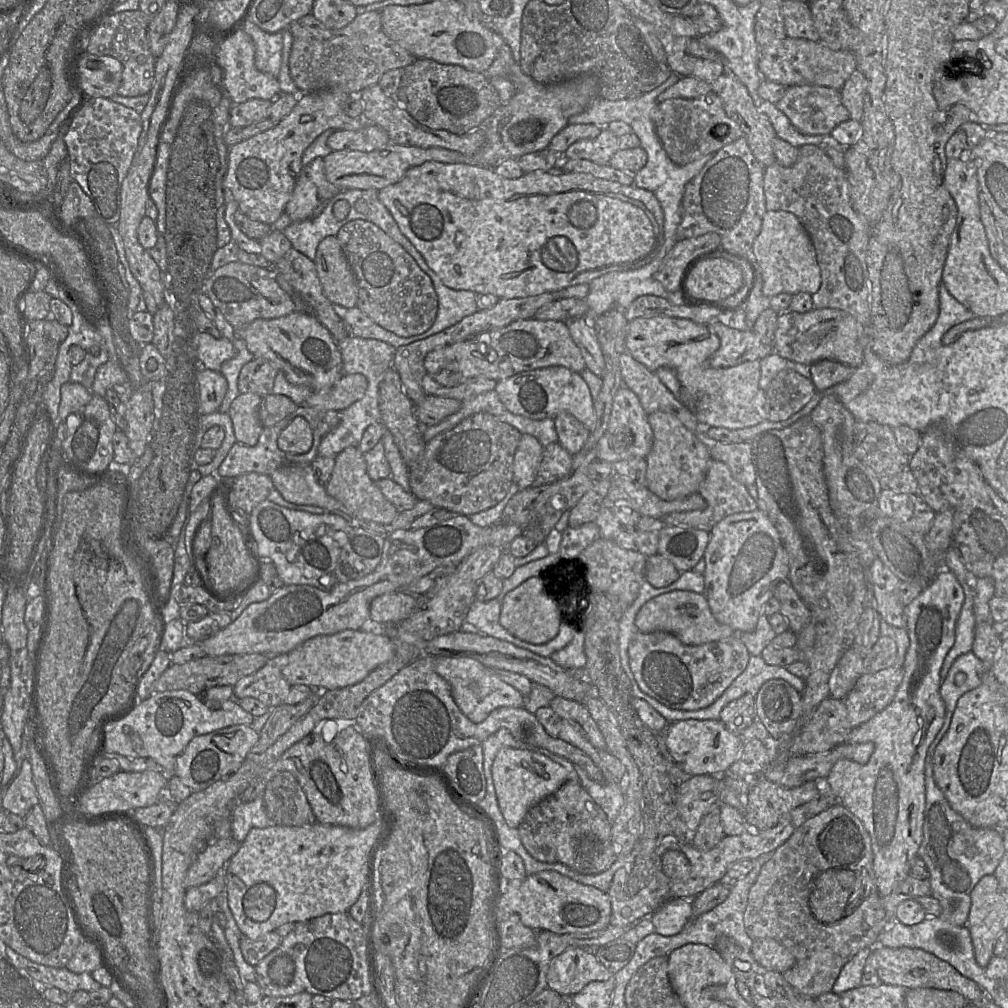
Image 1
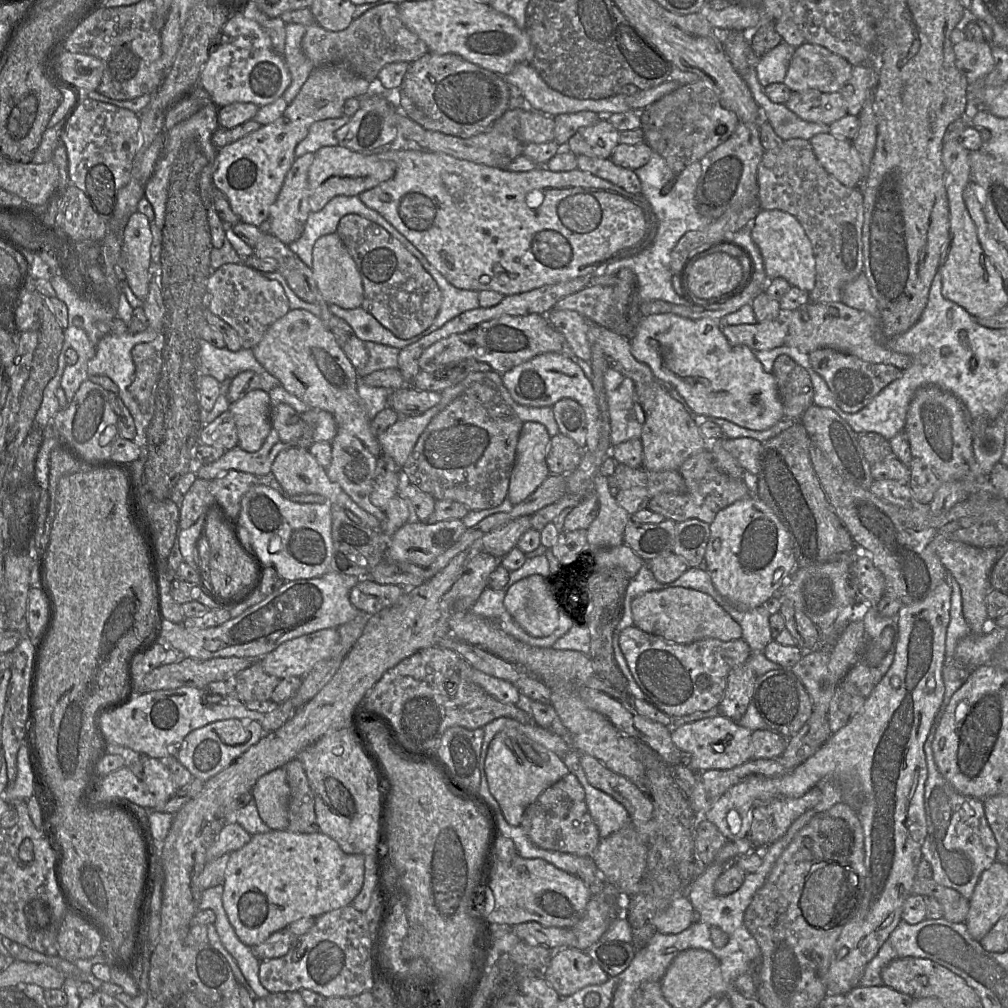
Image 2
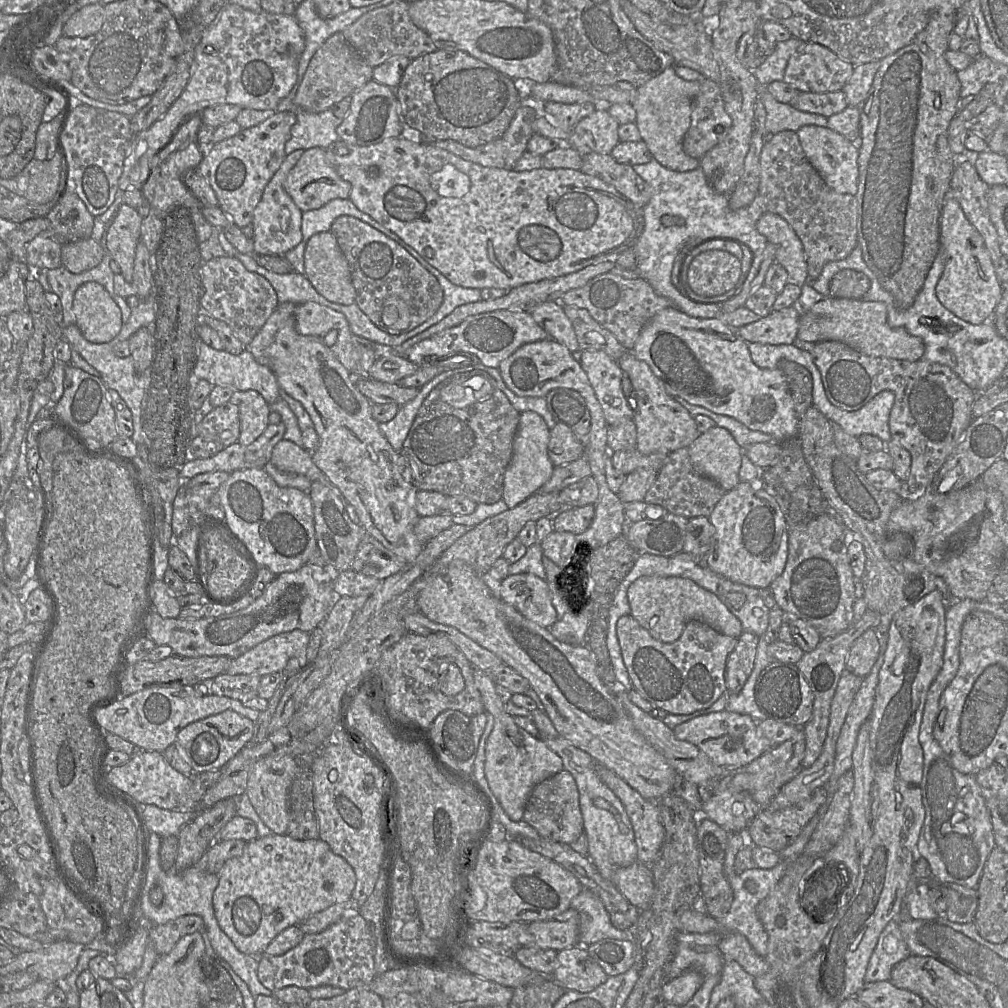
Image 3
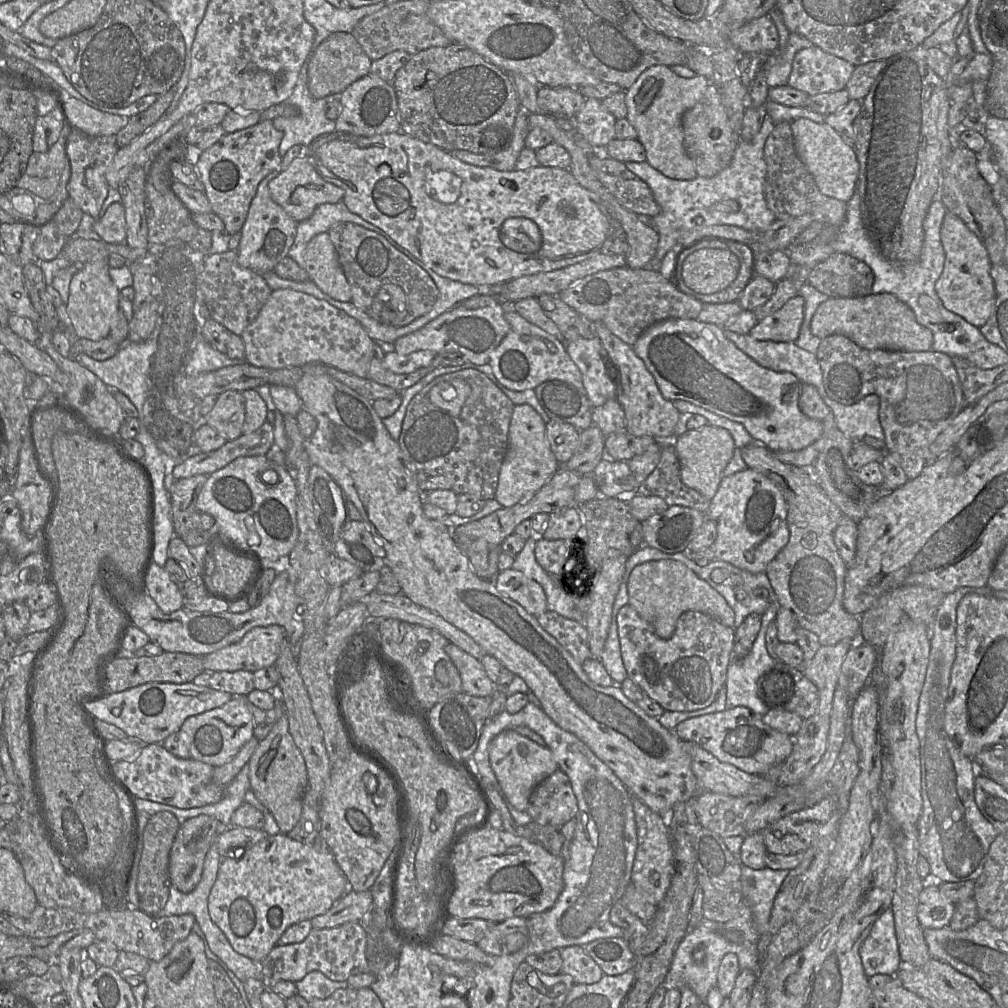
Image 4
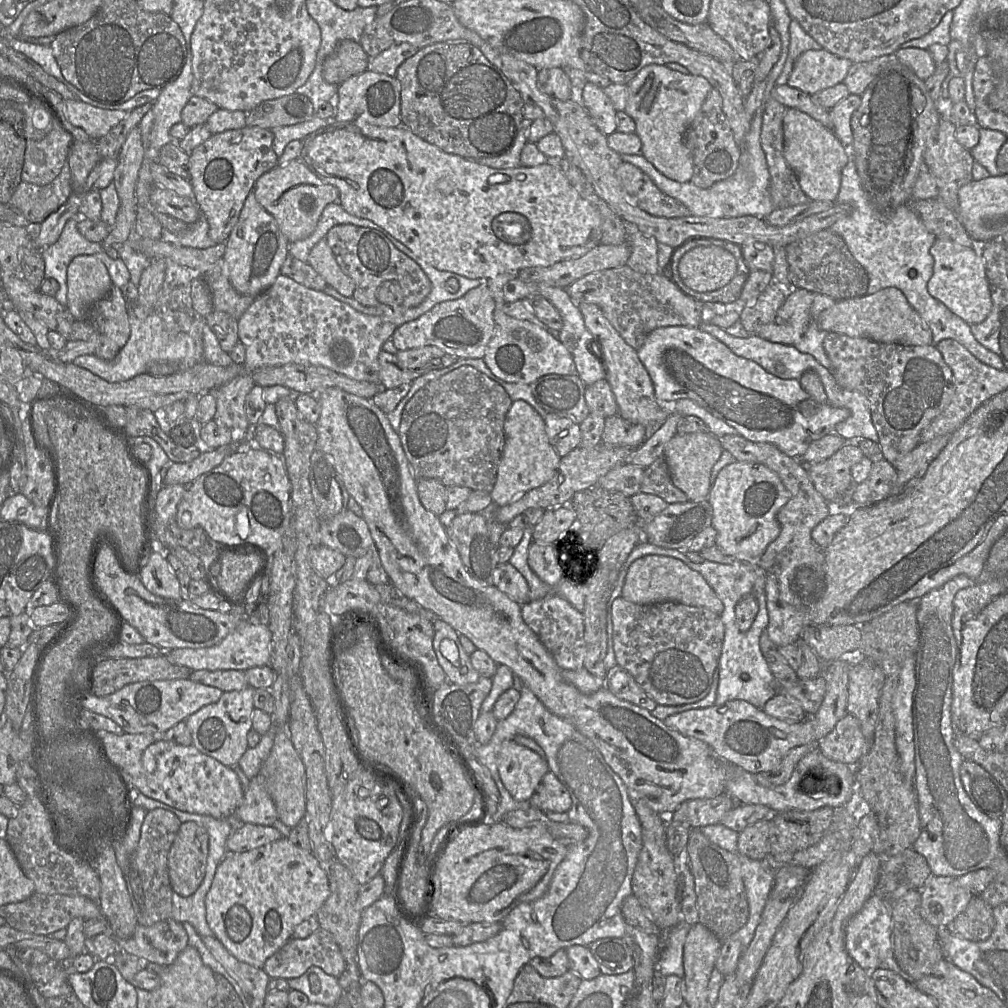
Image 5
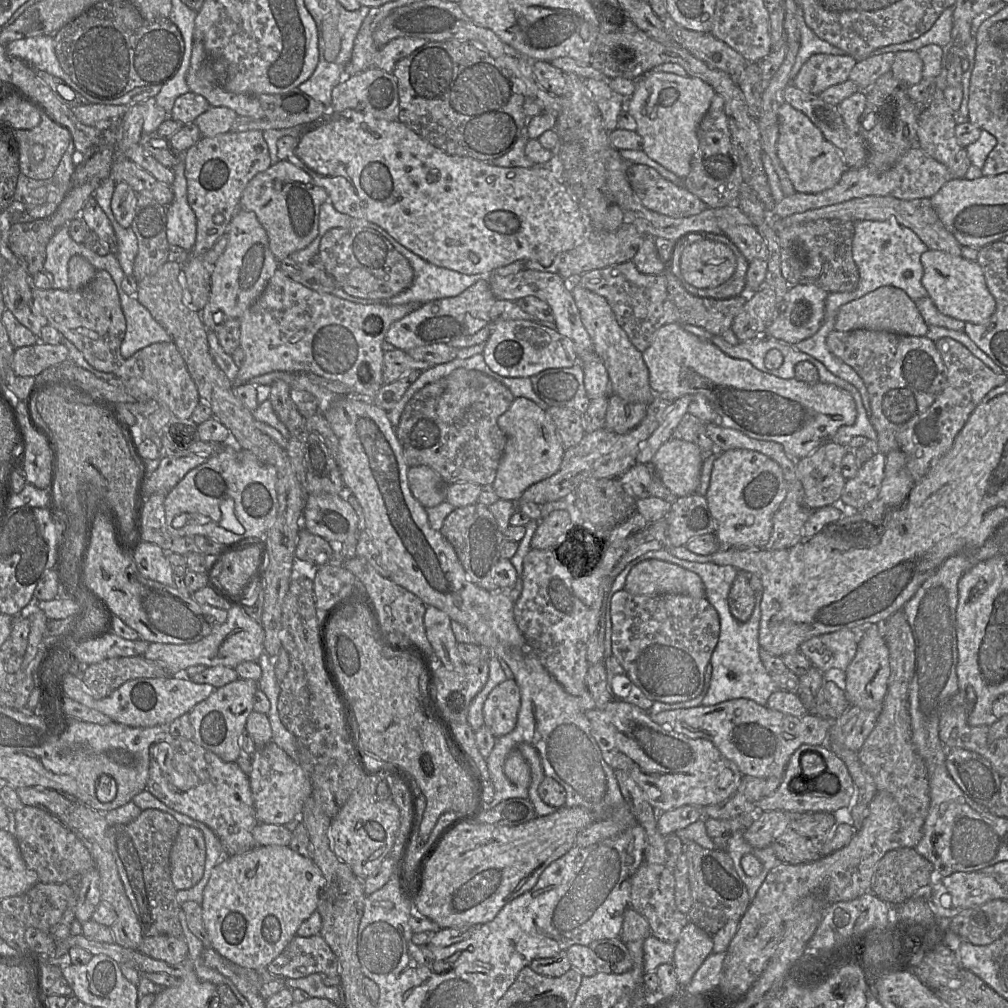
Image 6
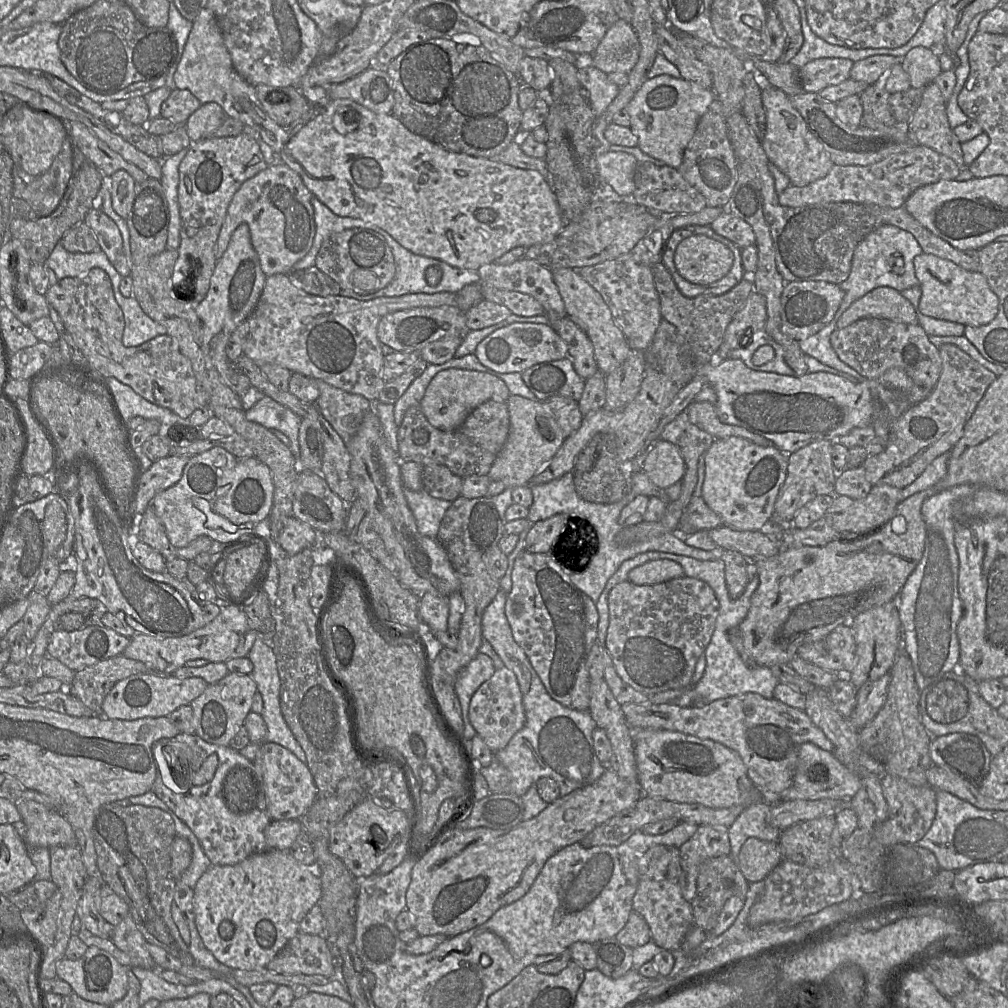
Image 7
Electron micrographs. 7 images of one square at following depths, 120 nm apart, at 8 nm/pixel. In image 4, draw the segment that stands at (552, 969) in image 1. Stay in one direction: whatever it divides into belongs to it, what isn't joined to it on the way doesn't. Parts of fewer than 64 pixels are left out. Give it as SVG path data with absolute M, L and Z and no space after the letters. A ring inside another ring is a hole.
M582 946L562 948L560 954L563 961L561 973L571 976L575 984L594 984L604 975Z

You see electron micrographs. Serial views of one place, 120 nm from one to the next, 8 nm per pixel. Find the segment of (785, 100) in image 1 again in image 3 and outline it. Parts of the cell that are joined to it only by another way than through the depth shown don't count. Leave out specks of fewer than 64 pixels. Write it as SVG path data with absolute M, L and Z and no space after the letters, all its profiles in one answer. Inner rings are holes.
M843 90L825 93L799 92L790 105L799 111L829 118L842 112L848 106L848 102Z

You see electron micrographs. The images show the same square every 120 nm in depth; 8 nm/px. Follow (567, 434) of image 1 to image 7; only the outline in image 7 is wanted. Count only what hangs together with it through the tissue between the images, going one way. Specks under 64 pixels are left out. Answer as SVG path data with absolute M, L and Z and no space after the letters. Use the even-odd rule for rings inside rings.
M568 356L536 364L521 375L539 401L562 396L579 402L585 386L585 380L577 374Z

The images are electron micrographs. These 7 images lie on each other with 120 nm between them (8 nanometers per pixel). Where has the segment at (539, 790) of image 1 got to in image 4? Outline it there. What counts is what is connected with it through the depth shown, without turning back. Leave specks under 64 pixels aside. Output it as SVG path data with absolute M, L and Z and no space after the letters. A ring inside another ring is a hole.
M453 643L446 645L445 652L460 674L462 691L471 696L491 698L497 686L487 676L481 662ZM513 729L502 731L492 740L489 747L489 760L503 798L520 812L526 811L534 788L558 770L558 765L547 746L540 746Z

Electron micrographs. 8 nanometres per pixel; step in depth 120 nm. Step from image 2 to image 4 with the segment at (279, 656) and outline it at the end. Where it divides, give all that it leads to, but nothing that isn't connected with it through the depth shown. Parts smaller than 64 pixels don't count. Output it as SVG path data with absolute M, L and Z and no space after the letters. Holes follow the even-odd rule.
M279 625L254 627L238 642L203 656L204 671L255 672L273 666L286 631Z

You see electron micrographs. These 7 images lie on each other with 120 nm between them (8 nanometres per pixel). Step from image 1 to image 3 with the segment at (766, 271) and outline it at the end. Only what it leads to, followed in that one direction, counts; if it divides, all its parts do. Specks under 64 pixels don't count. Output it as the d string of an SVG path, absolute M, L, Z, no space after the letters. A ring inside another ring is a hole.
M765 212L757 221L757 231L777 247L775 261L782 265L790 281L800 287L809 282L807 262L801 240L781 216Z

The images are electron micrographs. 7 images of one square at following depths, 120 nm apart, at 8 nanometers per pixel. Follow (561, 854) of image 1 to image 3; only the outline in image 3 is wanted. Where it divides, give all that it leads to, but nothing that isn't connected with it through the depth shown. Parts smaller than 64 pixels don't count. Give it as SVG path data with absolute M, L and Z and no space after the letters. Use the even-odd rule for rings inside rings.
M565 770L542 781L533 789L524 809L523 821L533 827L540 837L570 845L583 833L583 818L579 793L573 776Z

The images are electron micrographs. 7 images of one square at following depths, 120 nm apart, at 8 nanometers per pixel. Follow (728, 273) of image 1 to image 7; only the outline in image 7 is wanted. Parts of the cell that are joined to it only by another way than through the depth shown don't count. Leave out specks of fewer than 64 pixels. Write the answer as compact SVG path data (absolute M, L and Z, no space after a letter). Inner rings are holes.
M694 234L677 247L675 265L687 281L709 285L724 278L734 263L733 252L707 236Z

